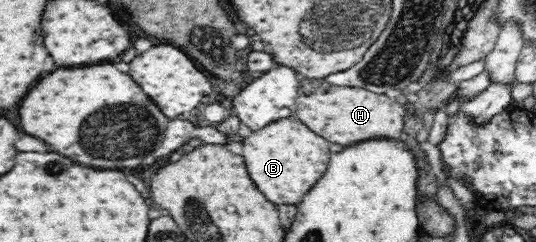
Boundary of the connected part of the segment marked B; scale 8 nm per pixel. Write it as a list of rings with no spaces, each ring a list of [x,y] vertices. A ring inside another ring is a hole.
[[[295,115],[273,121],[244,138],[244,161],[252,181],[274,205],[296,205],[326,173],[330,145]]]

